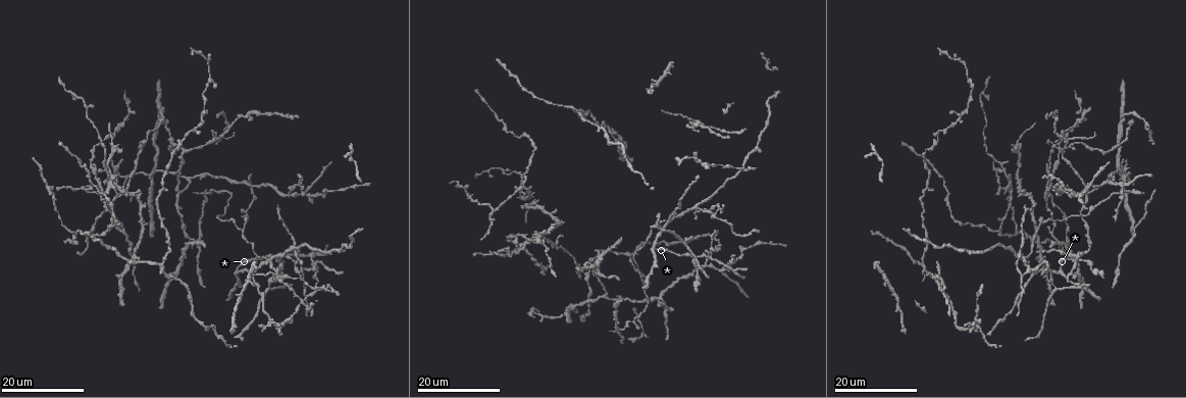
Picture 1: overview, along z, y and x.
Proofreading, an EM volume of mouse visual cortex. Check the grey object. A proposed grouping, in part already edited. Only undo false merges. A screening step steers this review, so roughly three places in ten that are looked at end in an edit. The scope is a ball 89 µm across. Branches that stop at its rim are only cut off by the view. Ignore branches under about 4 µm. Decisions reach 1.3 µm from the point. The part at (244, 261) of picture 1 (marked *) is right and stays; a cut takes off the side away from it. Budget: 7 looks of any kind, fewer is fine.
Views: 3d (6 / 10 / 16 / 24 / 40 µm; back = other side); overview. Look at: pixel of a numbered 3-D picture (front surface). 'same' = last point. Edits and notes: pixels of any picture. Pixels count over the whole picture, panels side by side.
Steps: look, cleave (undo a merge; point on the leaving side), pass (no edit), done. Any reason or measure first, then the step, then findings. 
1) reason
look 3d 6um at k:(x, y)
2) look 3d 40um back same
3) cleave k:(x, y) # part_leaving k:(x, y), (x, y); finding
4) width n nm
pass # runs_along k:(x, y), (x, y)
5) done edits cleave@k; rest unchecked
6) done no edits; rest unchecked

two arms in line, one across
look 3d 16um at 1:(897, 295)

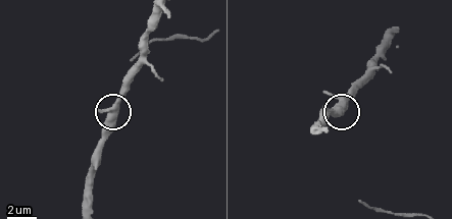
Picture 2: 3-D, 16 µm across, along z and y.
look 3d 6um at 2:(108, 118)

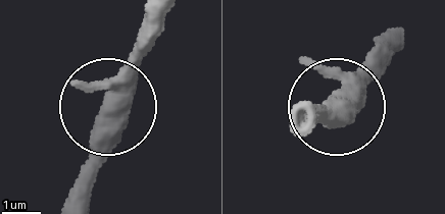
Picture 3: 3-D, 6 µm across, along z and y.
pass # all the same neuron

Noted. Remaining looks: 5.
branch point
look 3d 24um at 1:(1019, 273)

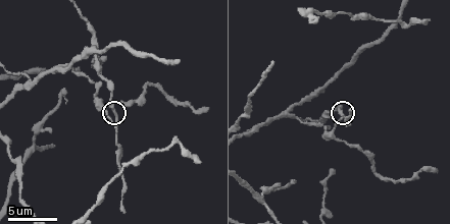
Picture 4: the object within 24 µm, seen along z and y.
look 3d 10um at 4:(115, 114)

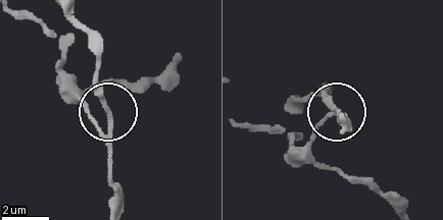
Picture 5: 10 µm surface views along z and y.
width 160 nm
cleave 5:(105, 104) # two neurons meet here

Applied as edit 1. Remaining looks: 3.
three-way junction
look 3d 6um at 4:(27, 78)

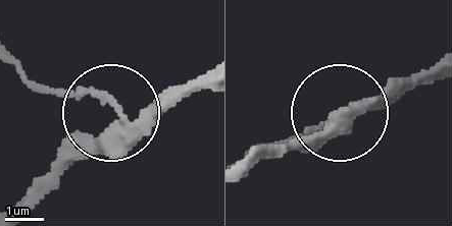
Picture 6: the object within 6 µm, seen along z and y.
look 3d 6um back at 6:(114, 103)

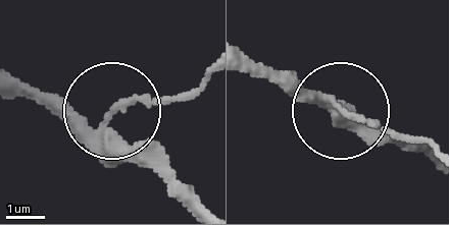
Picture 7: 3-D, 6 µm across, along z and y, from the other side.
width 250 nm
cleave 7:(149, 108) # part_leaving 7:(101, 126), (128, 107), (196, 88), (208, 71); a second neuron is stuck on

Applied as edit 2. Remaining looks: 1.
done edits cleave@5, cleave@7; rest unchecked

